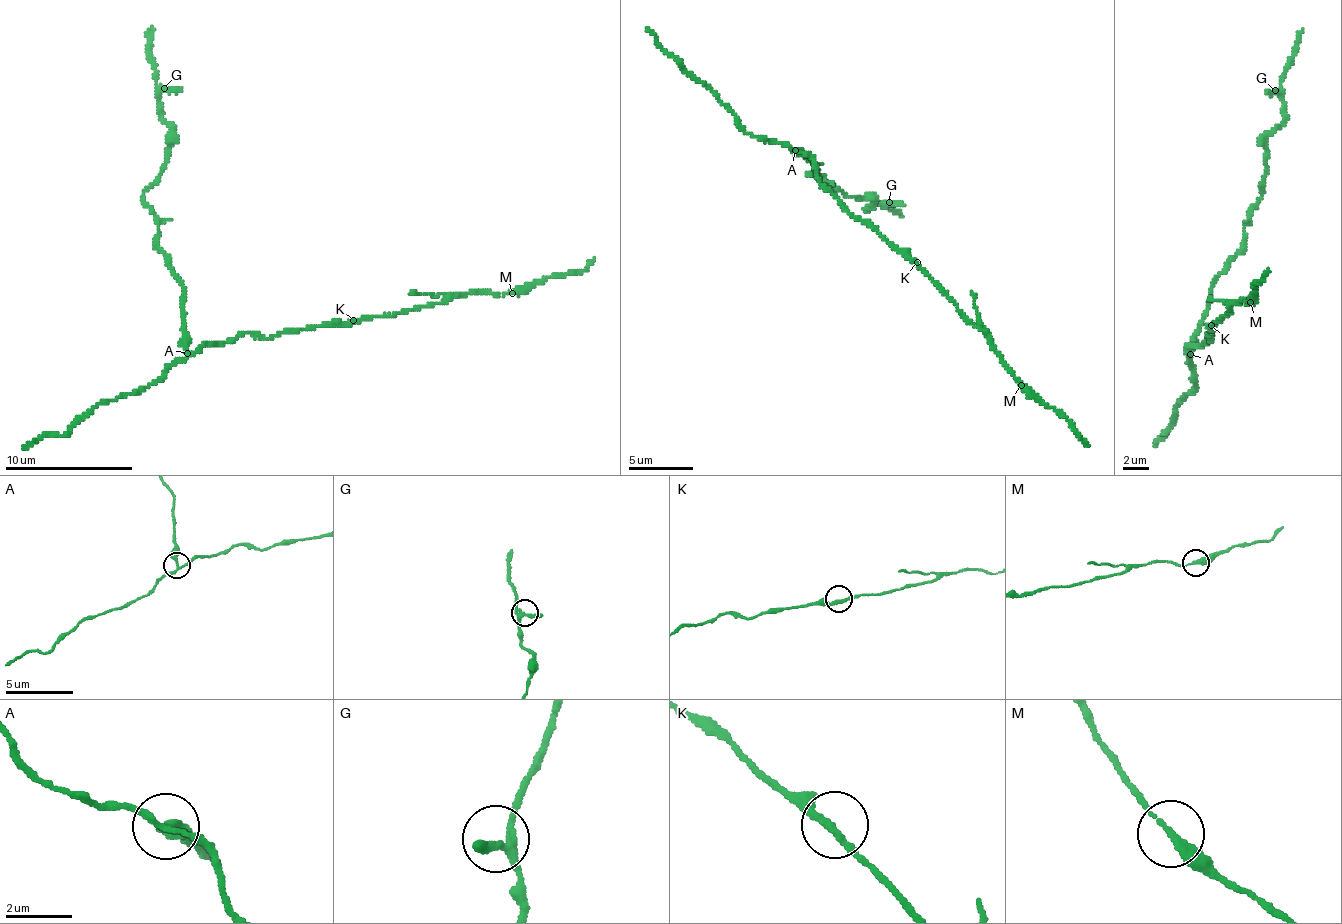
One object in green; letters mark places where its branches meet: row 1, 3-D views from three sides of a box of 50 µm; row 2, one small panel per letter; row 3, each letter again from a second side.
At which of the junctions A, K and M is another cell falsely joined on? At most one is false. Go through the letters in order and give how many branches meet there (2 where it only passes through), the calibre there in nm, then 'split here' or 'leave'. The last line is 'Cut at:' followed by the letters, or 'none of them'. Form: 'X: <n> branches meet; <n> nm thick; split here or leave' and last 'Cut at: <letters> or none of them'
A: 3 branches meet; 240 nm thick; split here
K: 2 branches meet; 240 nm thick; leave
M: 2 branches meet; 260 nm thick; leave
Cut at: A

